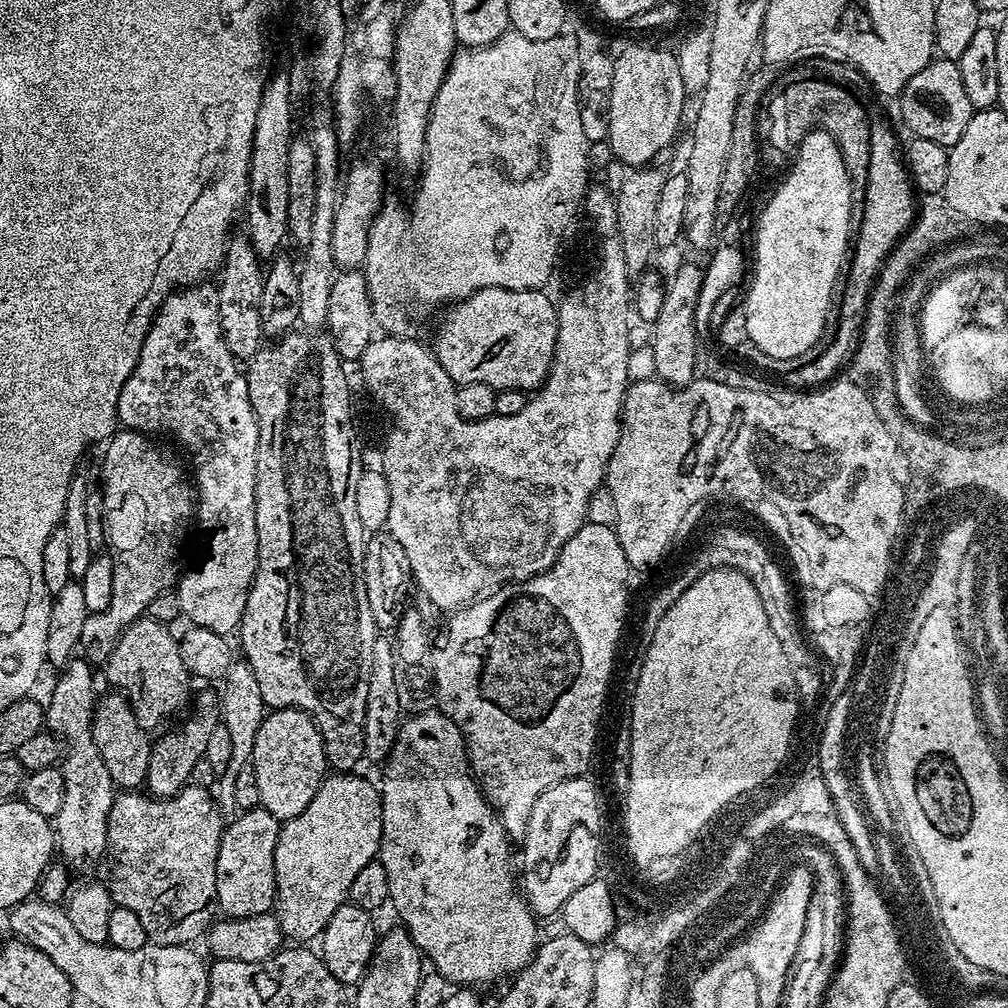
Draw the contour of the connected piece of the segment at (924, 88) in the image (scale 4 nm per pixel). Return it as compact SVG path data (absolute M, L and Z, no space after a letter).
M934 58L925 68L918 70L918 74L914 74L900 91L898 103L900 116L912 136L930 138L930 142L938 142L946 149L954 147L958 138L962 138L974 111L966 86L962 86L959 63L943 58Z

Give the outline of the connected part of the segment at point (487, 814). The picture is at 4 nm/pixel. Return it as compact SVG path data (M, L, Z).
M433 710L433 712L420 712L403 721L400 733L396 739L396 745L392 747L384 768L384 781L379 781L380 801L382 802L382 838L380 839L380 851L378 859L380 865L386 870L386 878L390 878L390 890L388 898L391 907L396 907L400 915L399 923L405 932L411 936L412 941L420 948L421 953L430 961L431 967L440 972L448 982L456 986L480 986L476 984L492 984L503 976L515 977L532 960L538 947L536 940L536 923L538 917L529 908L528 901L522 895L518 887L518 876L512 873L512 848L513 841L509 840L502 822L496 816L495 810L480 790L480 785L474 779L474 773L470 767L470 756L466 751L466 741L460 728L445 712Z

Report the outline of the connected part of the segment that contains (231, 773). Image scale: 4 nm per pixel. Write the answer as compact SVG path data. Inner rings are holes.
M240 660L229 668L229 672L223 681L224 690L220 692L221 717L223 727L229 731L231 742L230 762L227 763L227 770L221 775L214 787L216 805L220 811L220 817L226 822L234 819L238 814L234 802L234 777L238 776L243 766L251 763L254 740L261 728L261 723L266 715L266 705L262 698L258 682L254 679L253 671L250 670L247 661Z

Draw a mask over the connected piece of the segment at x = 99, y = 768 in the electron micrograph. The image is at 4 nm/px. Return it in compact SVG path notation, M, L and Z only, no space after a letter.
M76 656L66 663L61 672L44 708L45 727L65 744L60 760L65 793L61 809L54 817L54 831L59 855L64 855L69 860L67 863L75 869L83 866L84 859L96 860L99 856L101 859L107 853L110 806L118 792L93 741L91 727L98 696L94 688L93 667L83 657Z

